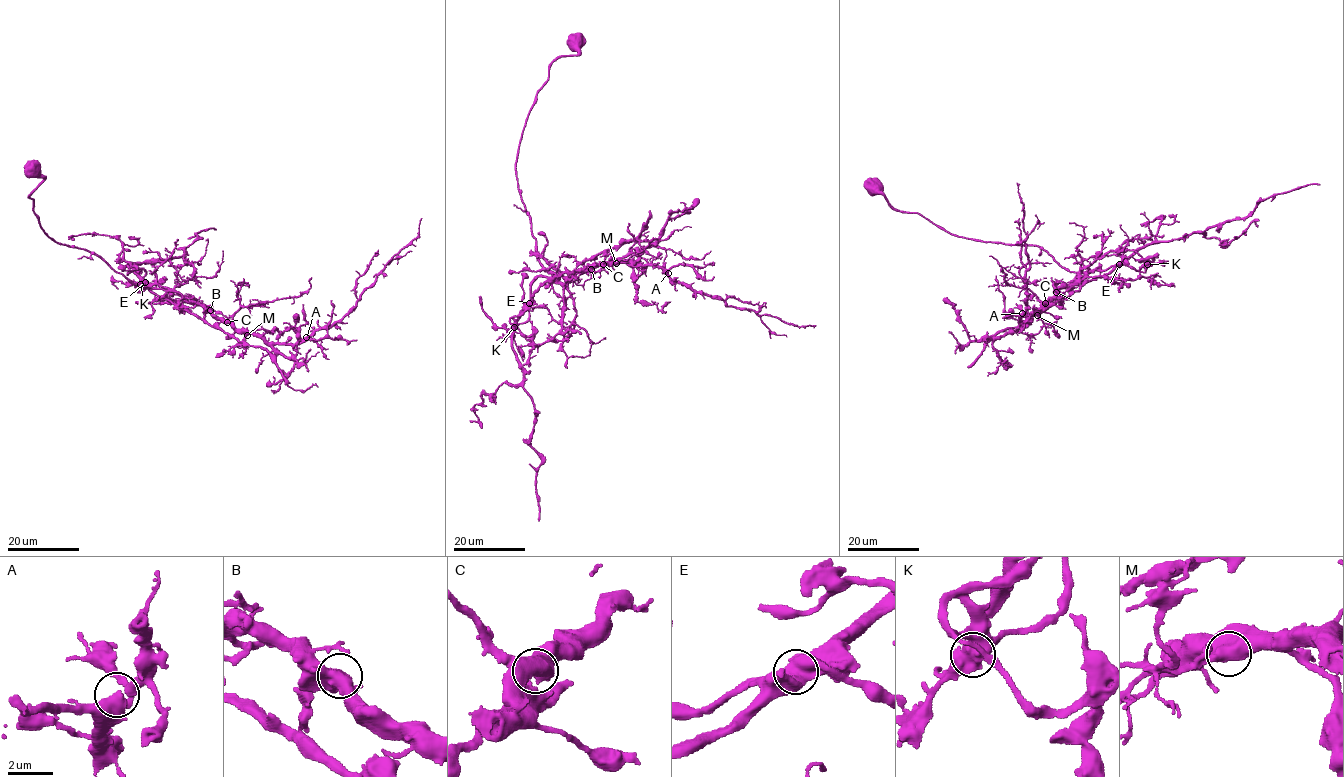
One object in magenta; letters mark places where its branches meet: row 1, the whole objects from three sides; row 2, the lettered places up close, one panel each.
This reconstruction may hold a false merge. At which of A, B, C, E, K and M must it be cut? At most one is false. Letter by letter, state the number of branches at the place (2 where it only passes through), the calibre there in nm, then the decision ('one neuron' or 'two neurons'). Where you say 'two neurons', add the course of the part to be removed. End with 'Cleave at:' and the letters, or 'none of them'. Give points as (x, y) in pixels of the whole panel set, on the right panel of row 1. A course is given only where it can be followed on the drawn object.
A: 2 | 480 nm | one neuron
B: 2 | 600 nm | one neuron
C: 2 | 600 nm | one neuron
E: 2 | 750 nm | two neurons | (1119, 264), (1145, 245), (1185, 238), (1243, 218), (1260, 202), (1275, 194), (1319, 184)
K: 2 | 650 nm | one neuron
M: 2 | 550 nm | one neuron
Cleave at: E

